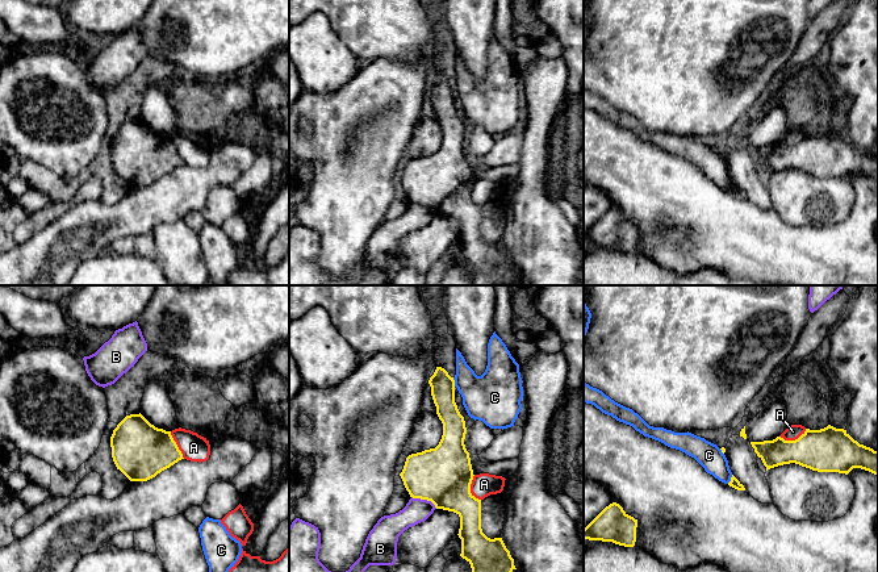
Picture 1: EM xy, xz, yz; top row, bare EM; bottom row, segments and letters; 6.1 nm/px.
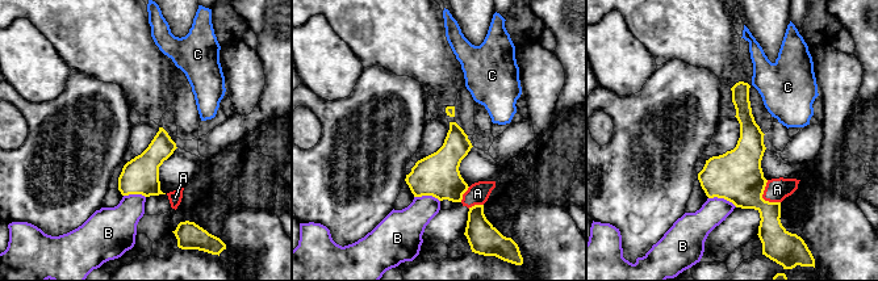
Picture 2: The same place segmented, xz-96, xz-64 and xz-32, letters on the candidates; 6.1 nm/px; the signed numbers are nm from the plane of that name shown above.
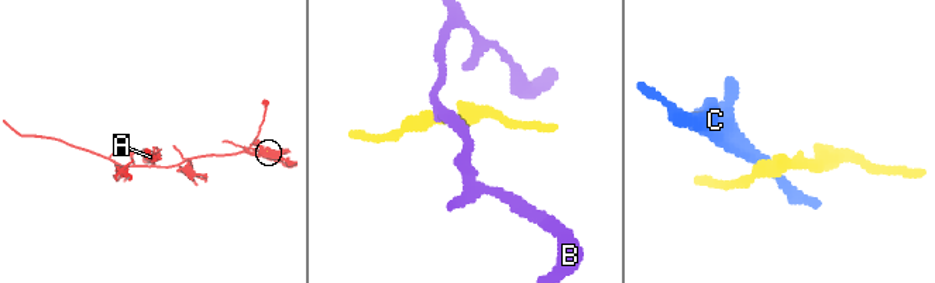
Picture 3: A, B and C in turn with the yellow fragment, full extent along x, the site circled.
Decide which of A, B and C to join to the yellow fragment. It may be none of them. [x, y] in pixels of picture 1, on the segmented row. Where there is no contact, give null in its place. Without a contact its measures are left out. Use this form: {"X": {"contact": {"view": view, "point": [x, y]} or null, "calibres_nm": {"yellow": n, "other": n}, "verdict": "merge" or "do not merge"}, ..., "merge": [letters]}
{"A": {"contact": {"view": "xz", "point": [469, 488]}, "calibres_nm": {"yellow": 360, "other": 140}, "verdict": "do not merge"}, "B": {"contact": {"view": "xz", "point": [425, 499]}, "calibres_nm": {"yellow": 360, "other": 150}, "verdict": "do not merge"}, "C": {"contact": {"view": "xz", "point": [454, 381]}, "calibres_nm": {"yellow": 150, "other": 300}, "verdict": "do not merge"}, "merge": []}

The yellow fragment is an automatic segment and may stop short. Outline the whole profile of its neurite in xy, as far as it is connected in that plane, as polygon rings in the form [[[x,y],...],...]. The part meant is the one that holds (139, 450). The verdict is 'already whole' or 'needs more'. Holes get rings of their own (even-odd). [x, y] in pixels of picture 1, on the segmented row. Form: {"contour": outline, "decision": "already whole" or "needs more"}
{"contour": [[[141,413],[117,425],[110,447],[117,469],[130,481],[147,481],[184,459],[171,431],[155,427]]], "decision": "already whole"}

